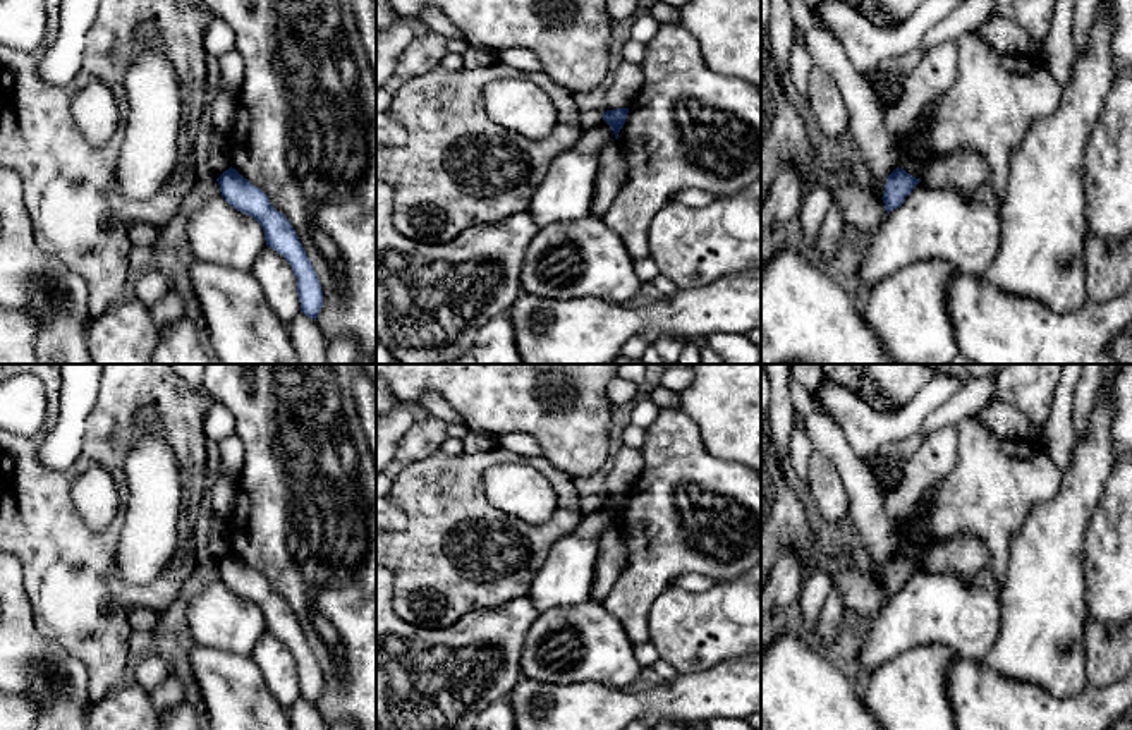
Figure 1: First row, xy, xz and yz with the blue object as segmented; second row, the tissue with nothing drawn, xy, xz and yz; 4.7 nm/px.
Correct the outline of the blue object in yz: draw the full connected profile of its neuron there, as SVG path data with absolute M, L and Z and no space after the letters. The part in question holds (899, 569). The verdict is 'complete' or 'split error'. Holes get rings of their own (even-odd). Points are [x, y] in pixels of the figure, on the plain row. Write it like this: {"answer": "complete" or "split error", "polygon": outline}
{"answer": "complete", "polygon": "M895 553L888 562L885 569L885 577L883 577L883 587L886 598L900 593L905 586L905 582L912 577L912 574L919 569L921 565L912 562L902 553Z"}

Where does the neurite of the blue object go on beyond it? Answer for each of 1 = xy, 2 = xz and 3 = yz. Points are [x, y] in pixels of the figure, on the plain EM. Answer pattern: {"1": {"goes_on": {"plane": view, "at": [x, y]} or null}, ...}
{"1": {"goes_on": null}, "2": {"goes_on": null}, "3": {"goes_on": null}}

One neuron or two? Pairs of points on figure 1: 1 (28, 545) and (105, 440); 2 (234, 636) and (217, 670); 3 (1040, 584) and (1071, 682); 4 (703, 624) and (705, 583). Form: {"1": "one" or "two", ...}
{"1": "one", "2": "two", "3": "one", "4": "two"}

